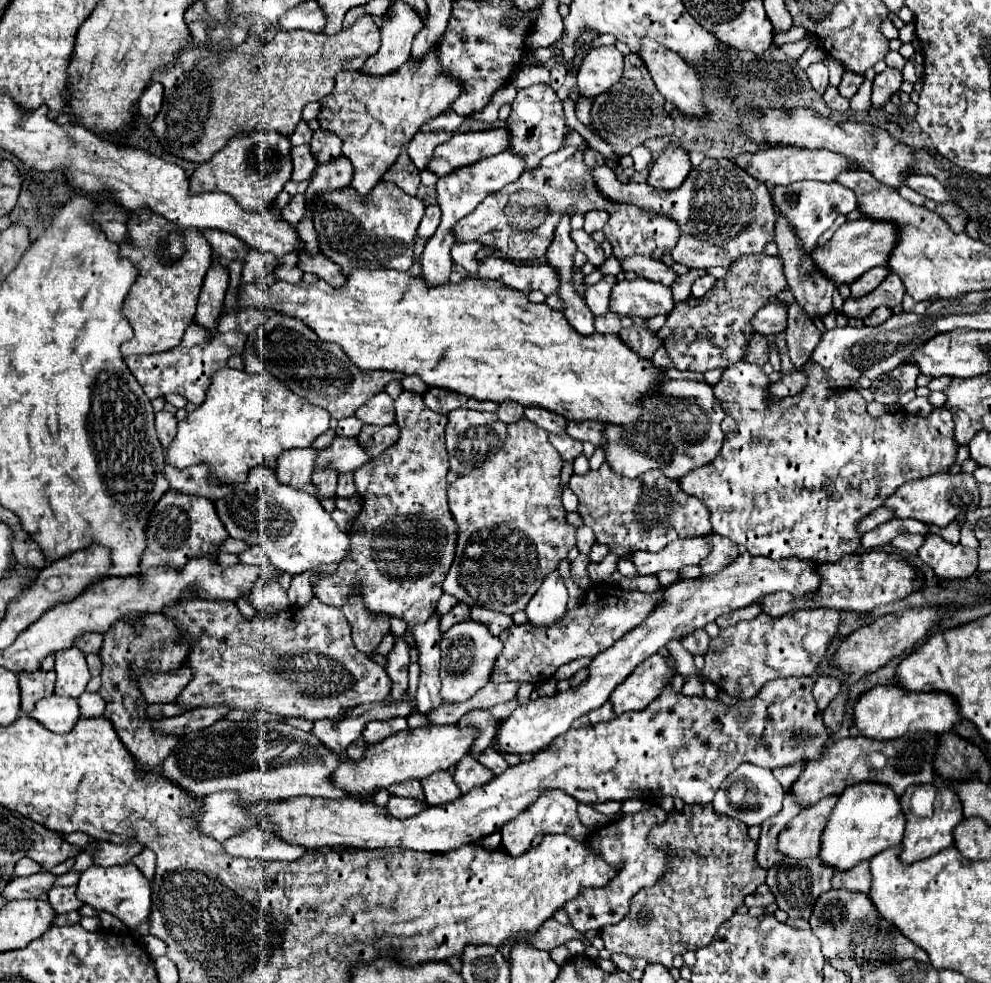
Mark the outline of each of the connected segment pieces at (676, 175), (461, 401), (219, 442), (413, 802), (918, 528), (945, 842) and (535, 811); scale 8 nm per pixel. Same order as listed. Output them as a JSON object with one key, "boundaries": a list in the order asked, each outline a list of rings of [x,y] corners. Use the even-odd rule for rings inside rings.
{"boundaries":[[[[681,146],[675,148],[667,148],[663,150],[663,154],[659,154],[659,158],[653,162],[651,170],[649,170],[649,178],[647,182],[655,188],[663,188],[663,190],[673,190],[679,188],[681,182],[687,178],[691,170],[691,160],[689,160],[689,152]]],[[[429,388],[427,394],[423,396],[423,400],[433,412],[441,412],[441,414],[447,414],[455,408],[495,412],[499,406],[495,402],[479,402],[475,398],[463,398],[463,394],[451,394],[451,390],[439,390],[439,388]]],[[[225,366],[211,376],[205,402],[177,426],[177,436],[167,448],[167,464],[187,468],[199,462],[211,464],[211,476],[219,482],[243,482],[247,470],[257,464],[275,468],[285,448],[305,448],[329,430],[331,416],[311,402],[291,394],[283,382],[265,374],[247,374]]],[[[391,796],[389,804],[387,804],[389,814],[393,814],[399,820],[411,818],[415,814],[421,814],[427,808],[429,808],[427,802],[419,802],[417,798],[399,798],[399,796]]],[[[893,518],[891,522],[885,522],[885,524],[877,526],[875,530],[863,534],[861,546],[865,546],[867,550],[871,550],[875,546],[885,546],[901,532],[911,532],[911,534],[923,534],[925,536],[927,534],[927,526],[923,526],[923,522],[915,522],[915,520]]],[[[937,786],[935,788],[935,806],[933,806],[933,816],[931,818],[919,818],[913,814],[911,810],[911,794],[903,794],[901,796],[901,806],[907,814],[907,828],[905,828],[905,838],[903,838],[903,852],[901,852],[901,860],[903,862],[917,862],[923,858],[929,858],[949,846],[953,846],[951,842],[951,830],[963,822],[963,810],[961,810],[961,802],[959,796],[955,794],[955,790],[951,786]]],[[[551,790],[547,794],[541,794],[539,800],[535,804],[531,804],[529,810],[525,810],[523,814],[519,814],[519,818],[507,822],[507,826],[503,826],[501,830],[501,848],[507,850],[511,856],[519,856],[523,852],[529,850],[531,842],[535,836],[543,836],[543,834],[569,834],[573,838],[587,838],[587,828],[579,822],[577,816],[577,800],[571,798],[569,794],[563,794],[563,790]]]]}

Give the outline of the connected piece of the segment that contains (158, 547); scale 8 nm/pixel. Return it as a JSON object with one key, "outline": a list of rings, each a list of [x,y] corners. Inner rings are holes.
{"outline":[[[169,490],[161,496],[161,500],[155,504],[153,512],[149,514],[149,522],[147,522],[147,530],[145,530],[147,548],[141,556],[141,570],[155,568],[155,566],[181,568],[191,558],[215,556],[219,550],[219,544],[227,536],[229,534],[227,534],[225,526],[221,524],[211,500]]]}

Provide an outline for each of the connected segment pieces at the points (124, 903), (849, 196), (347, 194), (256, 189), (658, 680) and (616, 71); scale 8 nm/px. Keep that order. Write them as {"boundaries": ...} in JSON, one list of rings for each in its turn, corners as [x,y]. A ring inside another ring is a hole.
{"boundaries":[[[[119,864],[119,866],[89,866],[77,884],[77,898],[83,904],[91,904],[95,910],[105,910],[117,916],[129,930],[135,930],[141,922],[145,922],[151,914],[151,886],[149,880],[139,872],[135,864]]],[[[793,182],[789,186],[775,186],[773,188],[773,202],[775,206],[789,218],[795,234],[801,238],[805,250],[813,250],[817,238],[833,224],[839,214],[849,214],[857,210],[855,192],[839,186],[839,182],[823,184],[823,182]]],[[[379,182],[367,198],[359,198],[351,186],[319,194],[311,204],[313,224],[319,236],[319,250],[343,270],[383,268],[407,272],[413,264],[413,238],[425,200],[403,194],[393,182]]],[[[261,130],[239,134],[225,148],[213,154],[211,160],[197,166],[191,176],[191,190],[199,192],[227,192],[245,210],[269,210],[285,182],[291,178],[291,140],[275,130]]],[[[653,654],[651,658],[641,662],[623,684],[617,686],[609,700],[613,702],[617,714],[645,710],[663,692],[671,678],[673,668],[669,666],[667,658]]],[[[615,46],[593,48],[585,54],[579,68],[577,76],[579,94],[595,98],[601,92],[609,90],[615,82],[619,82],[621,74],[623,74],[623,54]]]]}

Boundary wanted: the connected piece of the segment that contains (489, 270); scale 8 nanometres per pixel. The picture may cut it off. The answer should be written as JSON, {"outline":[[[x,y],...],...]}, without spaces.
{"outline":[[[489,256],[479,266],[479,278],[483,280],[497,280],[505,286],[511,286],[519,292],[533,292],[541,290],[545,296],[555,294],[559,280],[551,266],[547,264],[529,264],[529,266],[517,266],[509,260],[503,260],[499,256]]]}

